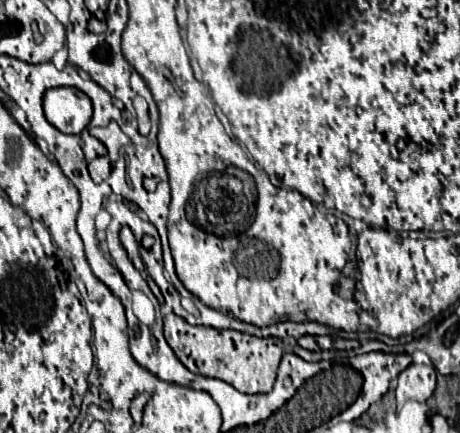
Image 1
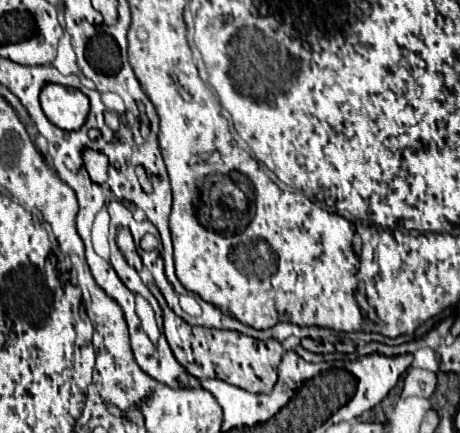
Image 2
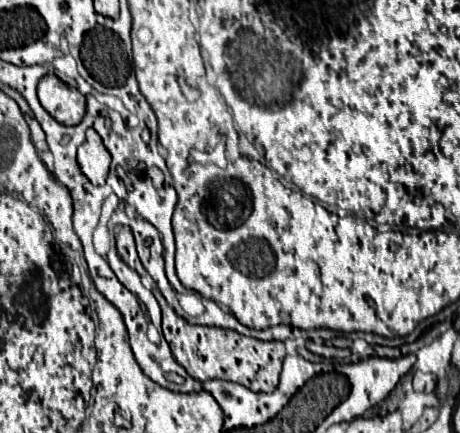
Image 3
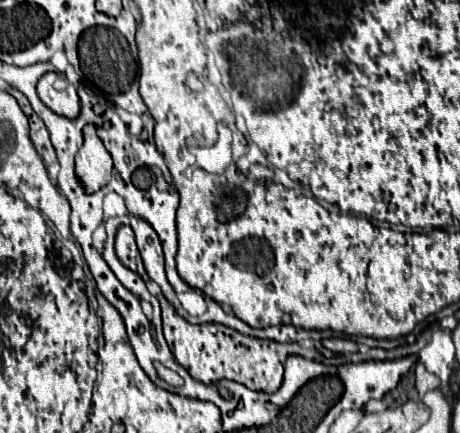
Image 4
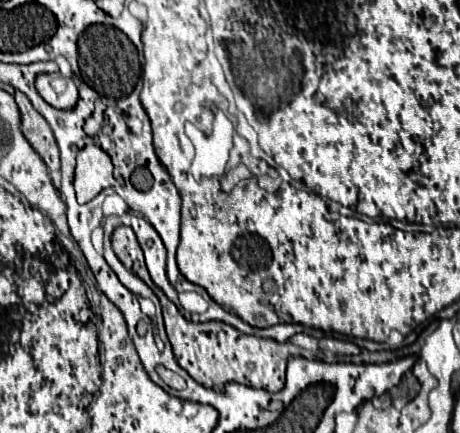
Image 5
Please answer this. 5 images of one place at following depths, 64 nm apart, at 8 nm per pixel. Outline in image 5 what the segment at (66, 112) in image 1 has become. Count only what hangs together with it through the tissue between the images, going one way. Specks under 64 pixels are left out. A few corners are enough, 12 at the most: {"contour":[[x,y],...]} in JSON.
{"contour":[[60,72],[40,74],[36,90],[50,106],[74,108],[78,88]]}

